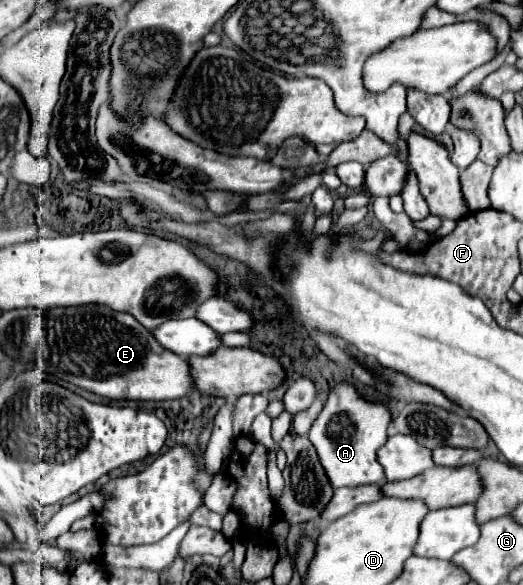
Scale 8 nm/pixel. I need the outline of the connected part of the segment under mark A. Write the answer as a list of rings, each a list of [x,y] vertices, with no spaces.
[[[342,381],[330,391],[324,409],[308,433],[308,439],[316,447],[334,487],[384,483],[384,471],[376,459],[376,451],[388,441],[386,429],[390,421],[390,409],[384,403],[366,401],[352,383]]]

